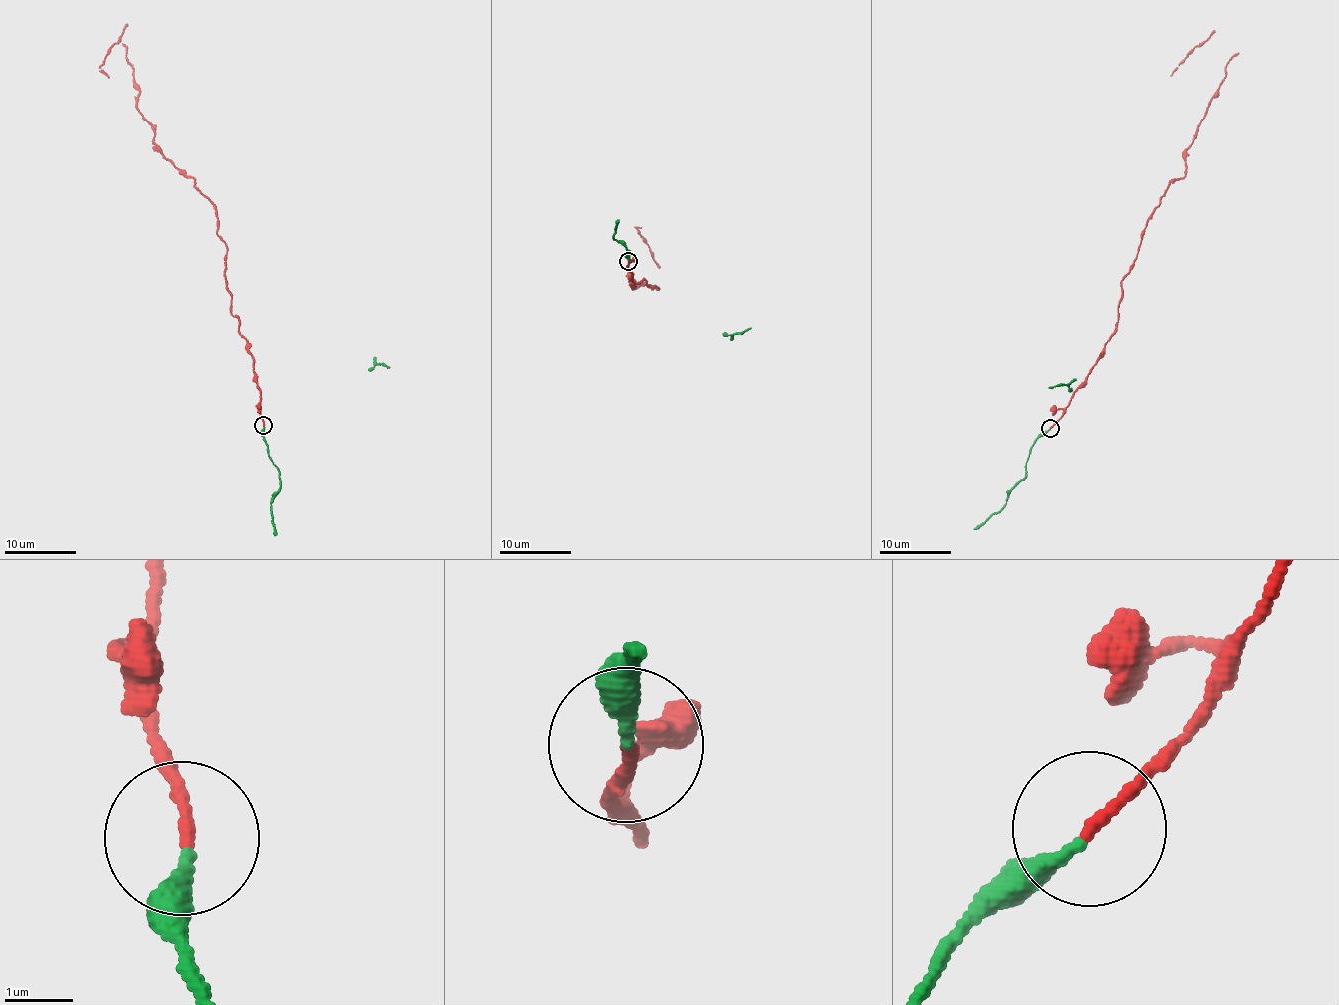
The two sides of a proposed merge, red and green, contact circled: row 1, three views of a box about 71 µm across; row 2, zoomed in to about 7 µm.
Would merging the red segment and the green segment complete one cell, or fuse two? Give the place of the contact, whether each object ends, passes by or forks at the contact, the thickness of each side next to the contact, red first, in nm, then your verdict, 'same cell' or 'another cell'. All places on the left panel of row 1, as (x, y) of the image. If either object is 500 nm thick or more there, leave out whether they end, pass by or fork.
place (263, 425); red ends; green ends; calibres 180 and 240 nm; another cell

